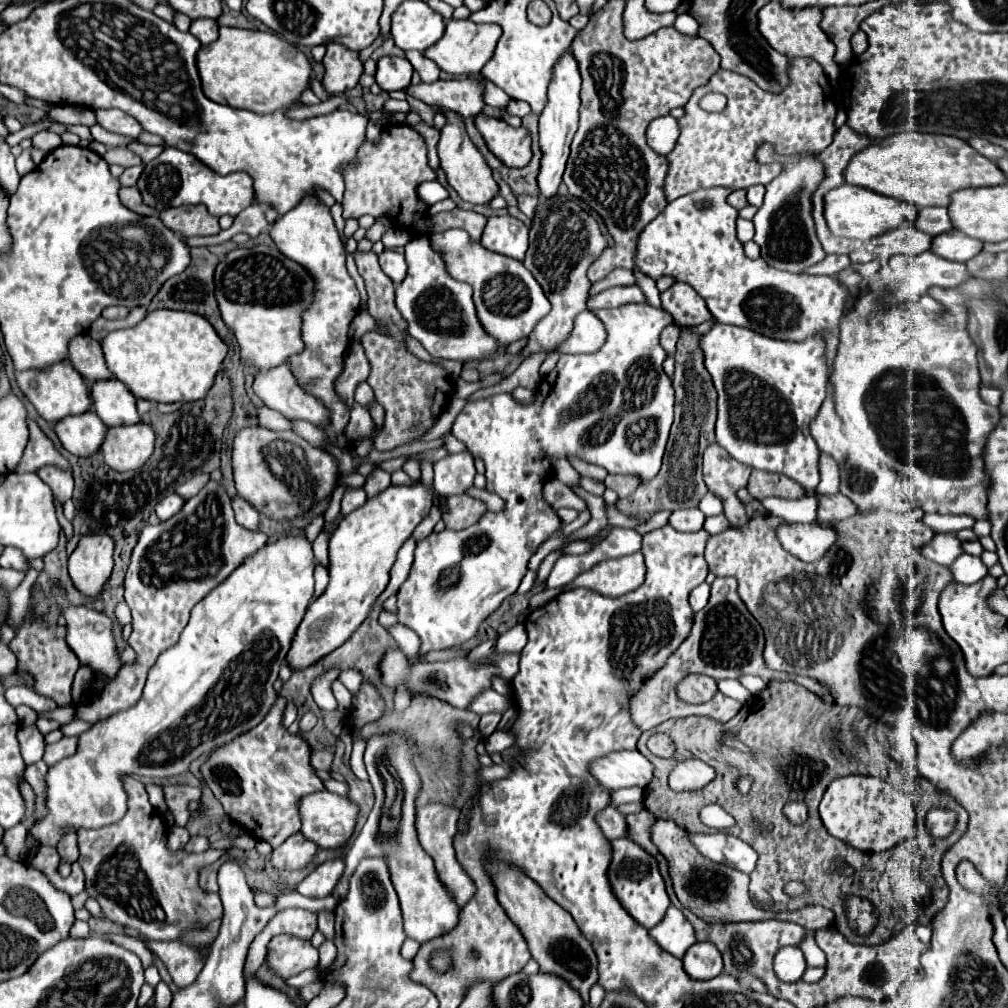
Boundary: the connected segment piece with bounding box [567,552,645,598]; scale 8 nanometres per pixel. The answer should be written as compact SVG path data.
M635 552L629 556L605 560L591 570L579 574L567 588L589 588L603 596L621 596L625 592L635 590L645 578L645 562L643 554Z

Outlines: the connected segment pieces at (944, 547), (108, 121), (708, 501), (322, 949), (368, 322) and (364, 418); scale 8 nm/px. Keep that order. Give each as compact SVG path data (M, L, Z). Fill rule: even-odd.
M935 534L935 538L921 546L921 556L937 564L951 564L961 554L961 542L953 534Z
M95 110L95 118L97 124L103 126L105 130L119 134L119 136L127 136L127 138L137 138L143 130L137 124L137 120L133 120L131 116L127 116L121 110Z
M707 492L707 494L701 498L699 508L703 510L705 516L715 516L715 514L721 514L721 512L723 512L721 498L719 498L719 496L713 496L713 492Z
M325 940L318 948L319 951L319 968L328 968L337 956L337 948L332 940Z
M359 312L353 322L351 322L351 340L359 340L359 336L363 336L365 332L373 330L377 326L377 322L367 314L367 312Z
M355 402L353 410L351 410L351 420L349 420L349 426L347 426L347 436L351 440L355 440L355 438L367 436L371 432L373 432L373 420L371 420L367 408Z

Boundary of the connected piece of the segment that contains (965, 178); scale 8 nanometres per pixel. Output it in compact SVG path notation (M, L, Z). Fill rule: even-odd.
M923 132L893 134L881 142L859 150L849 160L843 176L847 184L855 184L889 198L909 202L915 208L947 206L949 196L955 190L997 186L1007 180L993 160L981 156L961 138Z

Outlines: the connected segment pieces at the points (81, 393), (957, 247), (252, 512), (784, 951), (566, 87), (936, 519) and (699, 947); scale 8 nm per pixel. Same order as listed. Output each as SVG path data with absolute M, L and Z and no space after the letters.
M63 360L61 364L51 364L45 370L15 372L15 378L17 378L17 386L21 388L21 392L35 406L39 416L43 416L47 422L57 422L69 414L81 414L91 408L87 382L67 360Z
M949 230L949 232L933 238L931 252L937 252L937 256L945 256L945 260L967 262L977 252L981 252L981 248L983 248L981 240L965 236L959 230Z
M235 496L231 504L233 504L233 510L235 510L235 520L249 530L257 530L259 512L247 500L241 500L241 496Z
M795 946L781 948L775 954L775 960L773 962L775 962L775 974L783 982L797 982L803 976L805 968L807 968L801 950L797 950Z
M563 52L557 60L557 64L553 66L553 76L549 82L549 90L547 90L547 106L541 112L539 118L539 144L543 150L543 158L541 158L541 172L539 172L539 190L541 196L549 198L557 194L557 188L561 184L561 176L565 170L565 162L569 156L569 144L573 140L573 134L577 132L577 120L579 120L579 86L581 86L581 74L577 68L577 60L573 56L573 52Z
M925 514L923 522L933 532L957 532L961 528L973 528L975 520L969 516L939 516L939 514Z
M695 942L683 956L683 968L693 980L709 980L723 972L723 960L711 942Z

